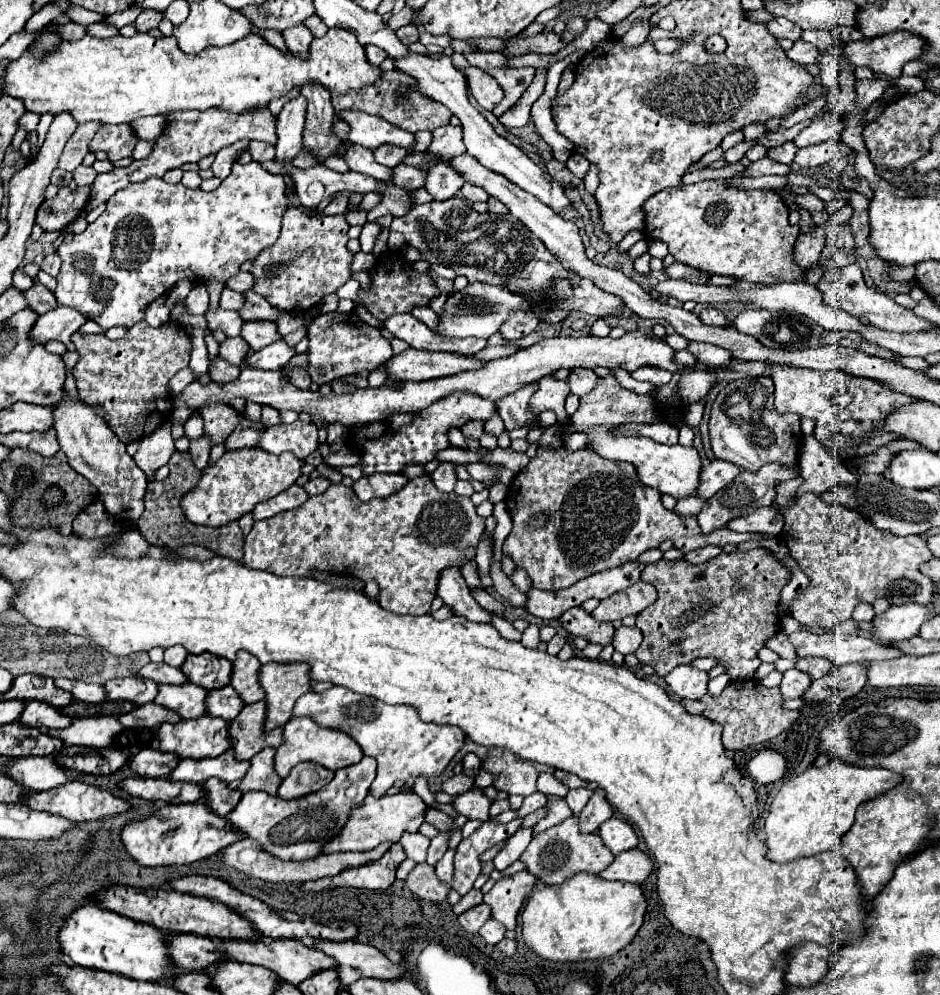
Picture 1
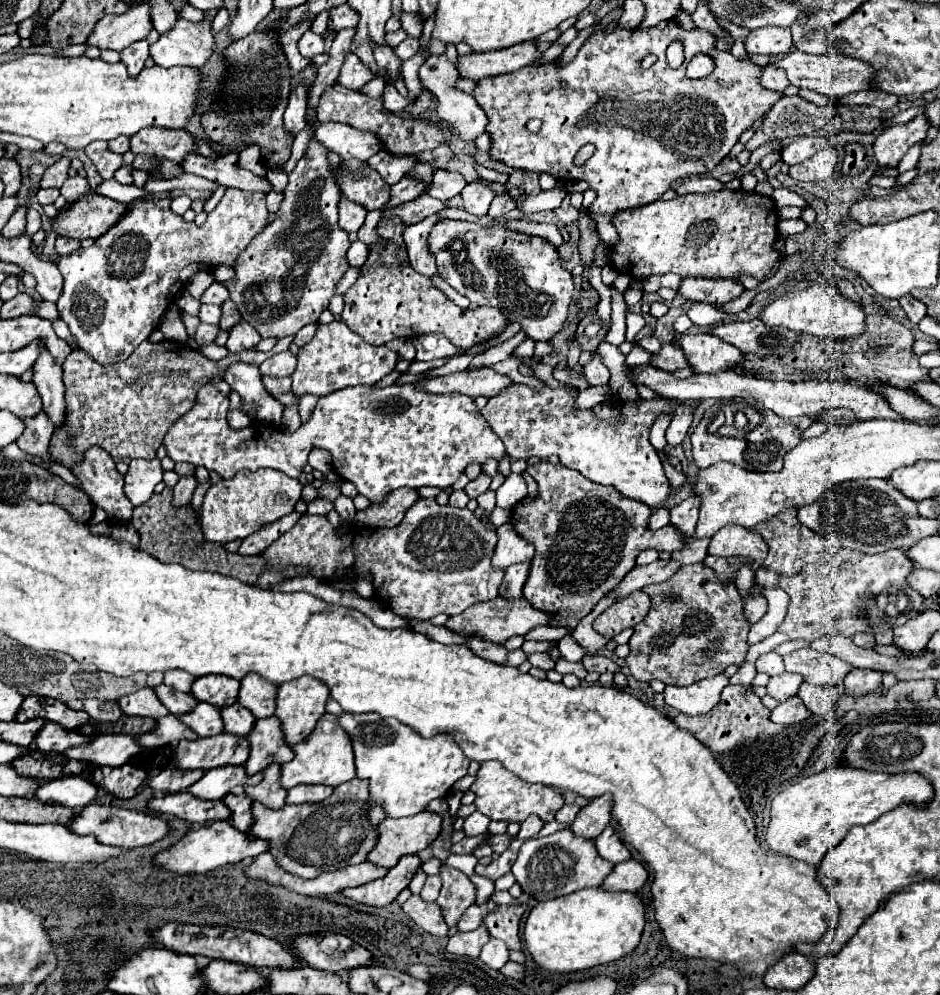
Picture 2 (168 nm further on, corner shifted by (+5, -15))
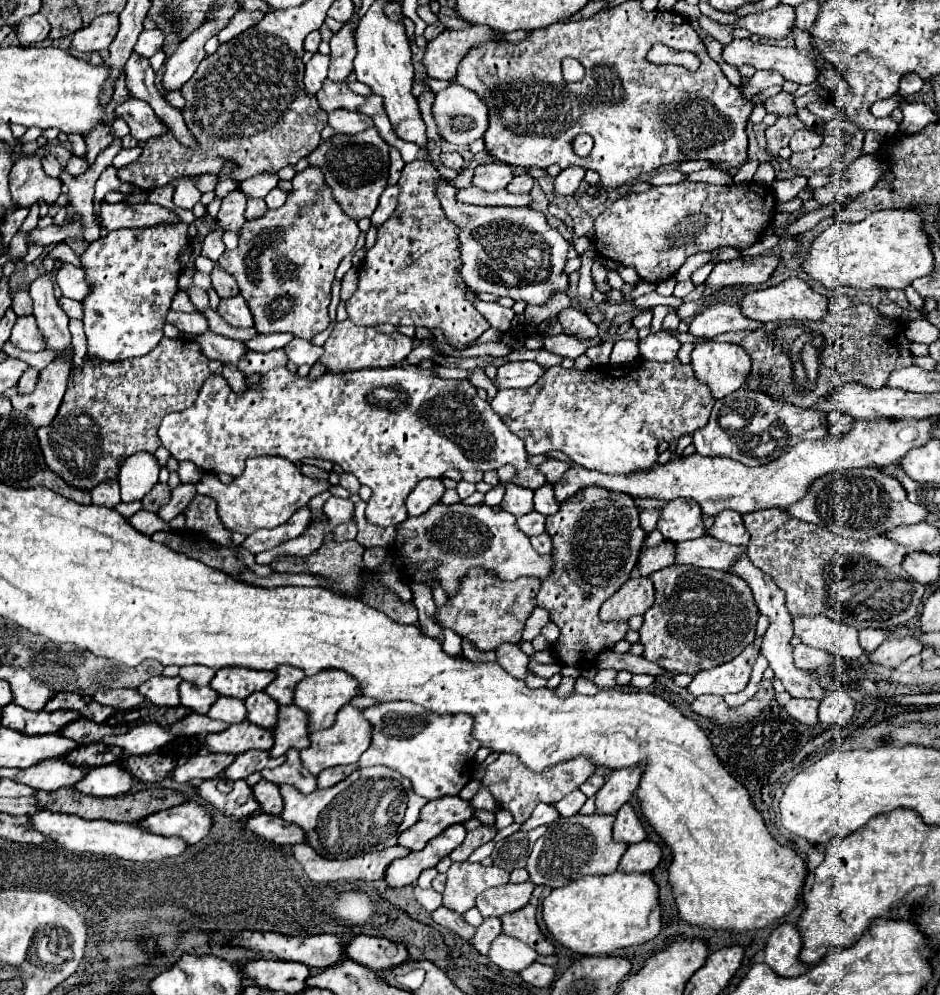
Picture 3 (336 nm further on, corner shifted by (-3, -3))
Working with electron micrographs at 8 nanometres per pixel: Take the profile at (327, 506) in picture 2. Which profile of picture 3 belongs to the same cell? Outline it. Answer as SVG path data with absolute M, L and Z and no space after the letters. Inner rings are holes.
M330 496L324 502L324 514L330 518L330 526L338 526L354 516L354 504L340 496Z

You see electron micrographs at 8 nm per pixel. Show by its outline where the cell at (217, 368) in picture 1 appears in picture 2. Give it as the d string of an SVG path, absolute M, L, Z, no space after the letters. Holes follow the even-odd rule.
M294 336L278 341L270 352L245 350L229 353L224 360L208 360L188 344L162 340L158 344L144 340L126 362L98 364L86 352L72 350L64 360L64 386L66 386L66 422L54 430L50 438L50 460L58 460L66 468L82 462L88 448L104 448L116 462L130 462L134 458L152 460L162 444L168 428L192 410L196 392L212 378L223 378L228 364L248 362L260 365L274 354L286 351Z

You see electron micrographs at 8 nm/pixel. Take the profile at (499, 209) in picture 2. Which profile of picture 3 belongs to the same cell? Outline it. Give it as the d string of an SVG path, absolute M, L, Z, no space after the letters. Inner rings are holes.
M516 174L514 180L506 186L508 192L516 192L516 194L528 194L530 188L534 184L534 178L528 176L528 174Z

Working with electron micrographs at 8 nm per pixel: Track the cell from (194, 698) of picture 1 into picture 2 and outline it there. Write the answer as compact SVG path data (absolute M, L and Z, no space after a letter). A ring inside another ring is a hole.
M200 702L190 714L180 716L180 720L186 722L188 728L192 728L192 730L194 730L198 736L202 736L202 738L224 732L220 708L210 706L210 704L206 704L206 702Z

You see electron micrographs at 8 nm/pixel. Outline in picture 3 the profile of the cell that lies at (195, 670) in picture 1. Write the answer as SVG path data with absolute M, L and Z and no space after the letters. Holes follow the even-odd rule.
M220 668L210 686L222 694L244 700L252 692L264 690L274 680L274 672L254 672L246 668Z

